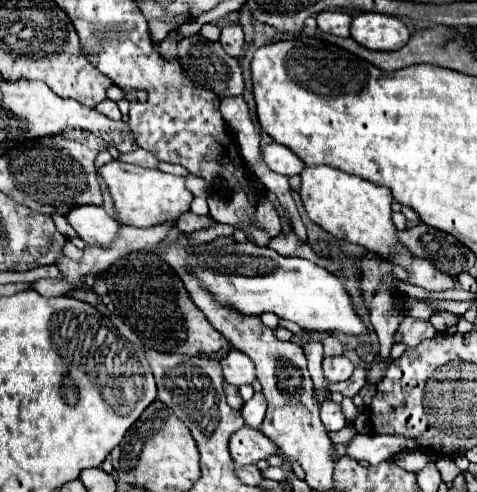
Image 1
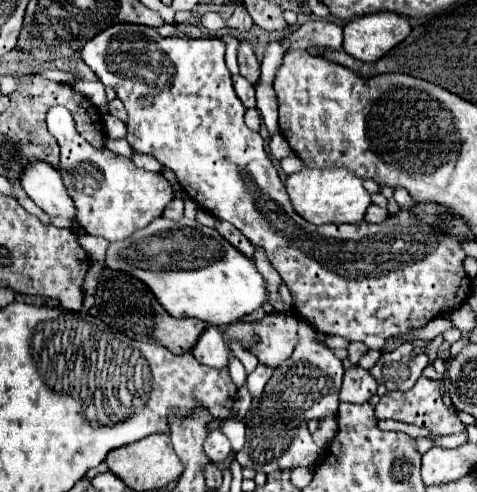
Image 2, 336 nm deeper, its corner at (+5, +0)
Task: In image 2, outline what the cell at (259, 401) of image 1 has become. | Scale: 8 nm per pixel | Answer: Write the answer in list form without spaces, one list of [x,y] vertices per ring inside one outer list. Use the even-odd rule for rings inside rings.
[[[257,365],[257,369],[247,377],[247,387],[249,387],[251,397],[261,395],[261,391],[263,391],[263,387],[267,385],[271,373],[273,373],[273,371],[271,371],[269,367],[265,367],[265,365]]]

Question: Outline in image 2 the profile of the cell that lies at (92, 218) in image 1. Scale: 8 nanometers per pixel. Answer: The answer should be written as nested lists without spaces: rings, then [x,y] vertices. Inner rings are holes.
[[[31,163],[21,175],[23,191],[49,215],[77,219],[77,209],[65,191],[61,173],[47,163]]]

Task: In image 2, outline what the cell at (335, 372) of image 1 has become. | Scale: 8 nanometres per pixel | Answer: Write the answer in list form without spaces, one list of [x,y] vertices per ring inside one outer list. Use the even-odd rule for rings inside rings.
[[[299,319],[297,347],[293,355],[273,371],[273,377],[265,385],[261,397],[253,399],[251,409],[245,417],[247,443],[235,455],[241,467],[251,467],[261,473],[293,467],[315,467],[323,455],[307,429],[309,419],[323,419],[337,413],[339,389],[343,381],[343,365],[333,351],[315,341],[315,329]]]

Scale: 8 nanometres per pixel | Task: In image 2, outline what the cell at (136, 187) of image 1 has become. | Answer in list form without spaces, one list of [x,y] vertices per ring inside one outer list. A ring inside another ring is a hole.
[[[51,107],[47,127],[61,147],[59,173],[75,201],[77,221],[85,233],[105,237],[107,241],[121,241],[163,215],[163,209],[173,199],[173,191],[161,173],[139,169],[129,157],[115,155],[109,149],[91,147],[73,127],[73,115],[69,115],[67,107]]]

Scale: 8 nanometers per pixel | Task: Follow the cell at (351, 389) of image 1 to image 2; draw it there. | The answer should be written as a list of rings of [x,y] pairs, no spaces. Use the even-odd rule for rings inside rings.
[[[403,343],[391,353],[383,353],[377,365],[369,371],[377,383],[383,383],[387,391],[407,391],[421,377],[429,359],[425,353],[413,355],[413,345]]]

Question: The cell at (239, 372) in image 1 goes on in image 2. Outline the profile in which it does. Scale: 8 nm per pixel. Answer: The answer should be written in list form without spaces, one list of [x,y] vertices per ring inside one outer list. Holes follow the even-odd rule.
[[[209,325],[205,329],[205,333],[201,335],[201,341],[197,341],[197,345],[191,351],[195,355],[195,359],[203,365],[209,365],[213,369],[227,369],[229,367],[229,355],[231,349],[227,345],[227,341],[223,339],[221,331],[213,325]]]

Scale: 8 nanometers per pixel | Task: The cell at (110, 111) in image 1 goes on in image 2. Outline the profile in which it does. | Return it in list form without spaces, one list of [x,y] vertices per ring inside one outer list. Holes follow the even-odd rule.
[[[103,115],[103,125],[105,125],[105,133],[107,133],[107,137],[111,137],[111,139],[121,139],[121,137],[125,137],[125,123],[123,121],[119,121],[117,117],[113,117],[113,115]]]

